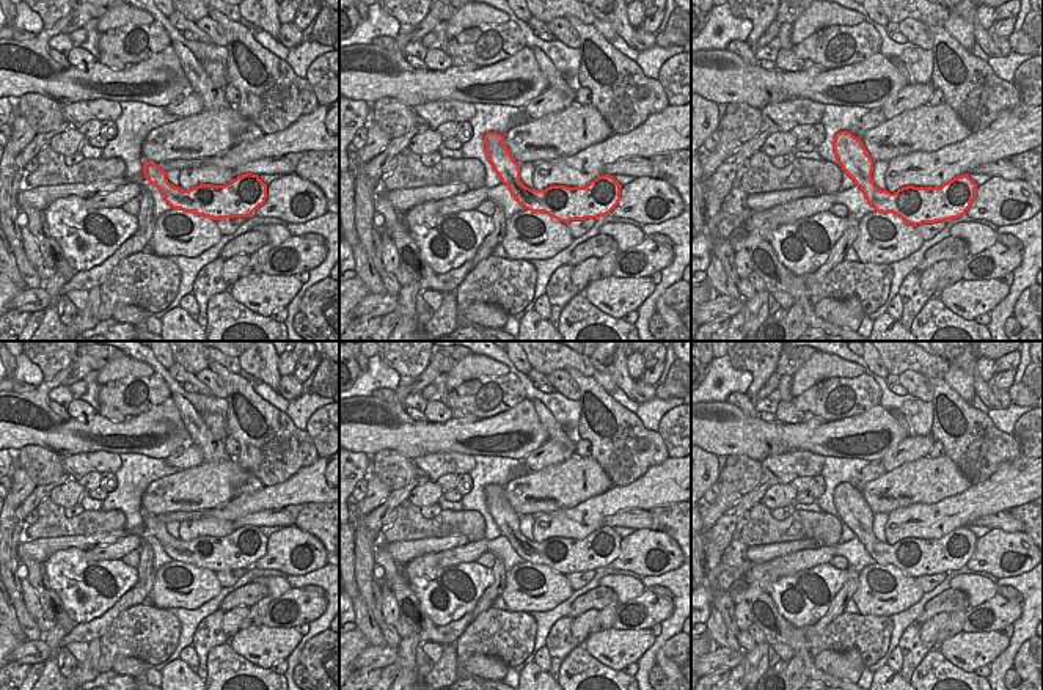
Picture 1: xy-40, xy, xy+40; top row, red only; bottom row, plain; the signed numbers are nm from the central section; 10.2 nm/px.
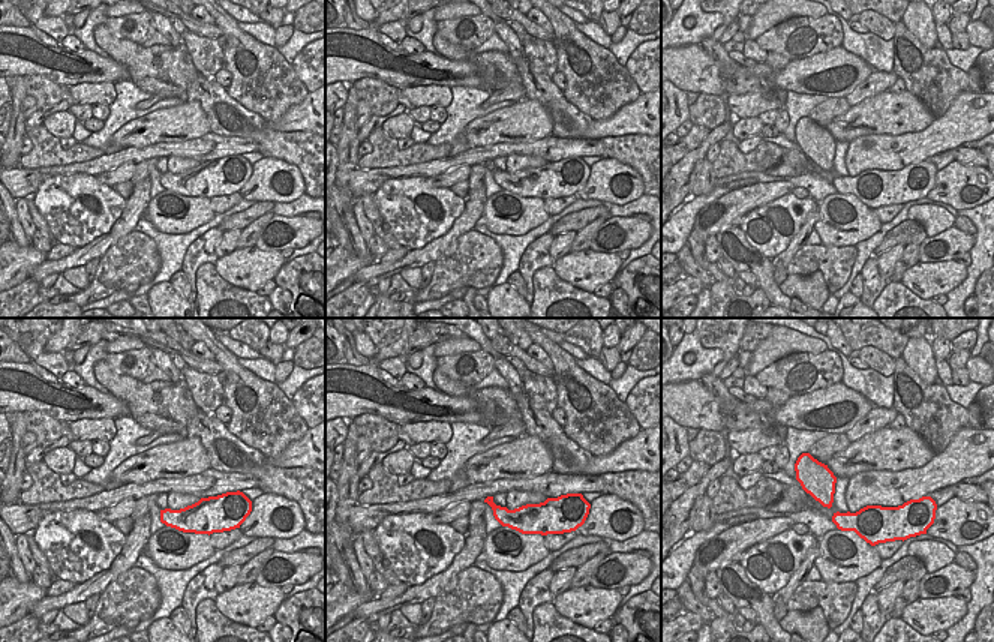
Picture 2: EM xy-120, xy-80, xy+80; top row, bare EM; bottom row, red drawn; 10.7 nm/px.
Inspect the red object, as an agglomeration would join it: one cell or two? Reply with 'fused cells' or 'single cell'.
single cell

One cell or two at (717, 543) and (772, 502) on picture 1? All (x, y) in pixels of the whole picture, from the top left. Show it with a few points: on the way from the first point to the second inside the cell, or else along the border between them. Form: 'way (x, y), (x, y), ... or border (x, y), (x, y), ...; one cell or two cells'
border (773, 483), (761, 500); two cells

